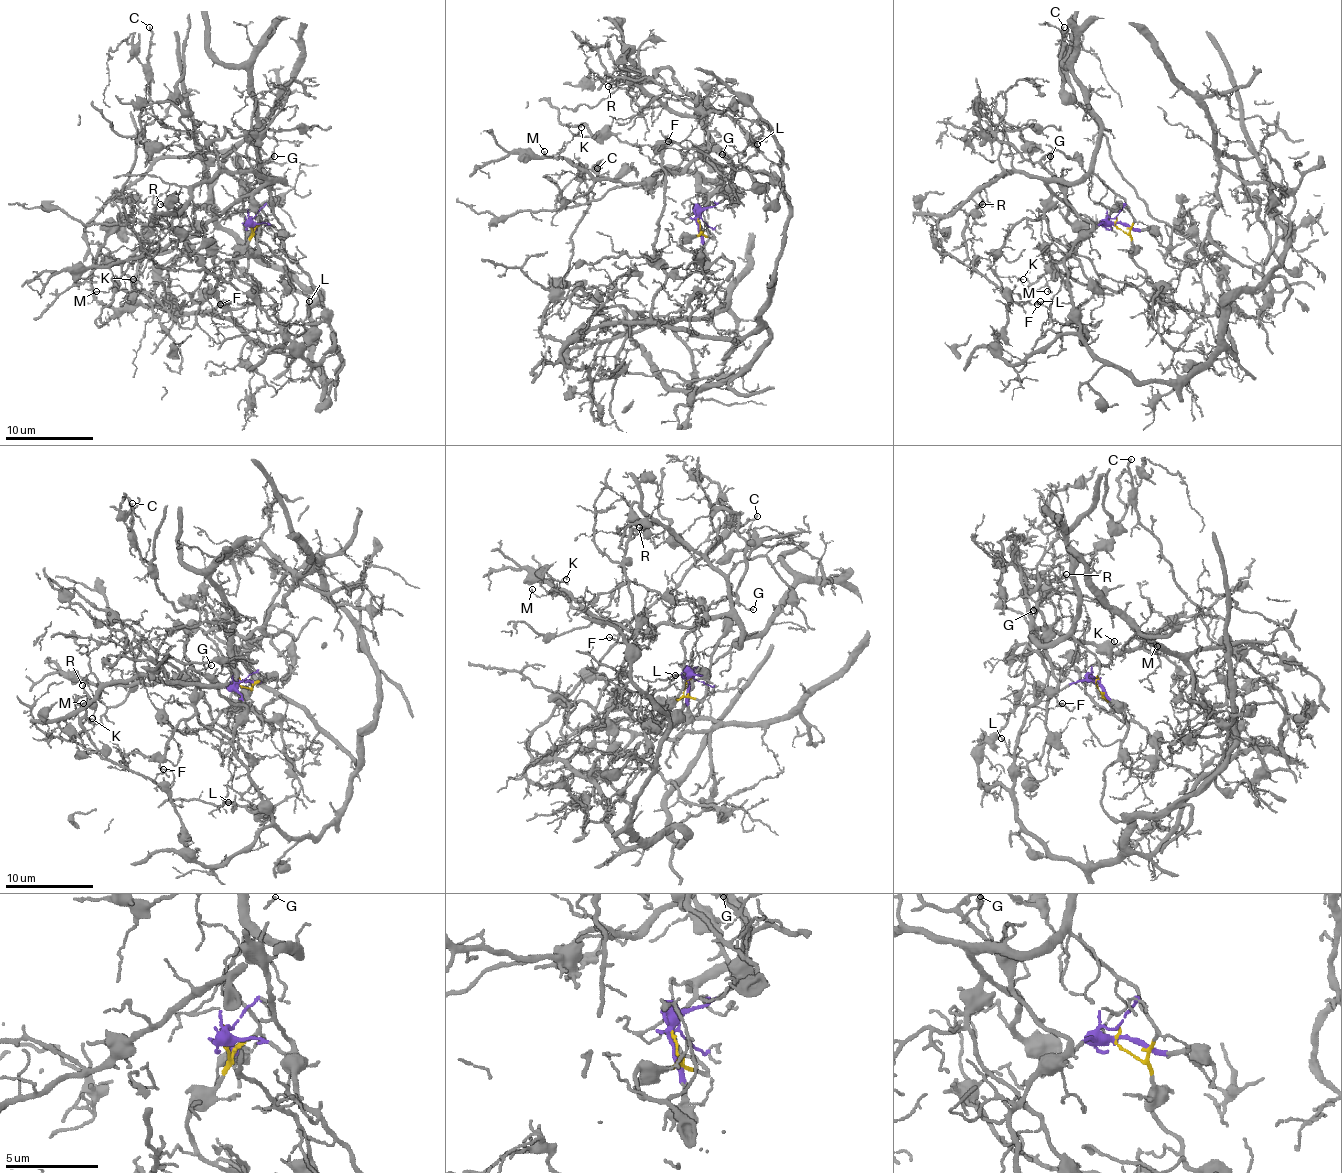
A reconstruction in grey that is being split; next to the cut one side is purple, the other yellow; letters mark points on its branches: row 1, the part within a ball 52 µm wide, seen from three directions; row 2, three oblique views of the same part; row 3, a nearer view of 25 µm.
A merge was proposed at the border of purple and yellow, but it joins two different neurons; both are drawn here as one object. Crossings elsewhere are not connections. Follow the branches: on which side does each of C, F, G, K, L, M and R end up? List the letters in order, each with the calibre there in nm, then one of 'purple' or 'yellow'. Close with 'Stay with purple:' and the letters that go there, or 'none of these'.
C: 160 nm thick; purple
F: 120 nm thick; purple
G: 130 nm thick; purple
K: 120 nm thick; yellow
L: 120 nm thick; purple
M: 110 nm thick; yellow
R: 130 nm thick; purple
Stay with purple: C, F, G, L, R

